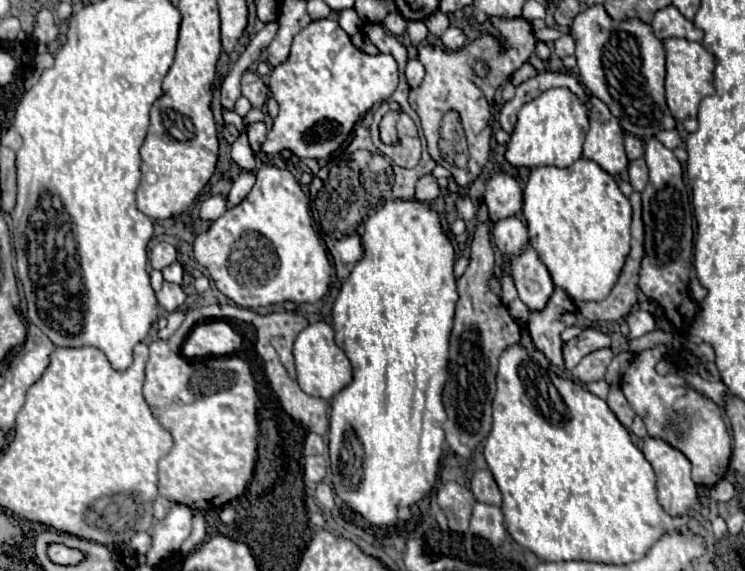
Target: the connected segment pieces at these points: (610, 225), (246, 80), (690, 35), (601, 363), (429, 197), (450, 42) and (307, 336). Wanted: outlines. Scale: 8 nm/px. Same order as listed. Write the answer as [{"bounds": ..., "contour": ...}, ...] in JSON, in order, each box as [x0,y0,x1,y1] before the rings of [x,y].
[{"bounds":[524,158,632,300],"contour":[[[578,158],[572,166],[538,166],[530,172],[524,188],[524,216],[528,224],[530,244],[540,254],[556,286],[564,288],[572,300],[604,300],[618,280],[618,272],[630,252],[630,222],[632,206],[628,198],[620,192],[612,174],[600,168],[590,158]]]},{"bounds":[242,70,268,108],"contour":[[[250,70],[244,72],[244,76],[242,76],[242,96],[246,96],[254,108],[266,106],[268,88],[256,72],[250,72]]]},{"bounds":[652,6,704,42],"contour":[[[666,6],[664,10],[656,12],[652,20],[652,28],[660,40],[666,38],[686,38],[694,42],[702,42],[704,32],[694,26],[692,20],[684,18],[676,6]]]},{"bounds":[572,348,614,384],"contour":[[[602,348],[602,350],[596,350],[596,352],[590,352],[588,356],[582,358],[582,362],[572,370],[572,376],[576,380],[580,380],[582,384],[586,382],[592,382],[592,380],[602,380],[608,366],[610,366],[610,360],[614,358],[614,352],[610,348]]]},{"bounds":[416,178,440,202],"contour":[[[420,178],[416,184],[416,200],[422,202],[432,202],[436,196],[440,194],[440,186],[436,182],[436,178]]]},{"bounds":[442,26,466,50],"contour":[[[450,26],[450,28],[442,34],[442,42],[444,42],[444,46],[448,46],[448,48],[452,48],[452,50],[458,50],[458,48],[462,48],[462,46],[466,44],[466,36],[464,36],[464,32],[462,32],[460,28]]]},{"bounds":[294,322,352,400],"contour":[[[316,322],[302,330],[294,342],[294,358],[300,388],[316,398],[332,400],[342,388],[352,382],[352,366],[346,354],[334,342],[334,330],[326,322]]]}]

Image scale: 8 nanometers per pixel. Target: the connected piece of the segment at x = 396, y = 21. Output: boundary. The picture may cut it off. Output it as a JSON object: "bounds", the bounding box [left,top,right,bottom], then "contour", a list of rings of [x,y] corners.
{"bounds":[384,12,408,36],"contour":[[[398,12],[388,14],[388,16],[386,16],[386,20],[384,20],[386,30],[388,30],[388,32],[392,32],[392,34],[396,34],[396,36],[400,36],[400,34],[406,30],[406,24],[408,24],[408,22],[406,22]]]}

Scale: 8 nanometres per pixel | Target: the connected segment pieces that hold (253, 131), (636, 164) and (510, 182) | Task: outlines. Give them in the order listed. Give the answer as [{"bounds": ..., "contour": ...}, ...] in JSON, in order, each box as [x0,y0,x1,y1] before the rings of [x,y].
[{"bounds":[248,122,268,152],"contour":[[[254,122],[248,126],[248,142],[250,142],[254,152],[258,152],[262,146],[262,140],[266,140],[266,132],[268,130],[266,130],[264,122]]]},{"bounds":[628,160,648,192],"contour":[[[632,160],[628,166],[628,174],[630,174],[630,184],[634,190],[642,192],[644,186],[648,184],[648,166],[644,160]]]},{"bounds":[484,172,522,222],"contour":[[[498,172],[486,182],[484,202],[492,222],[518,214],[522,208],[522,188],[512,174]]]}]

